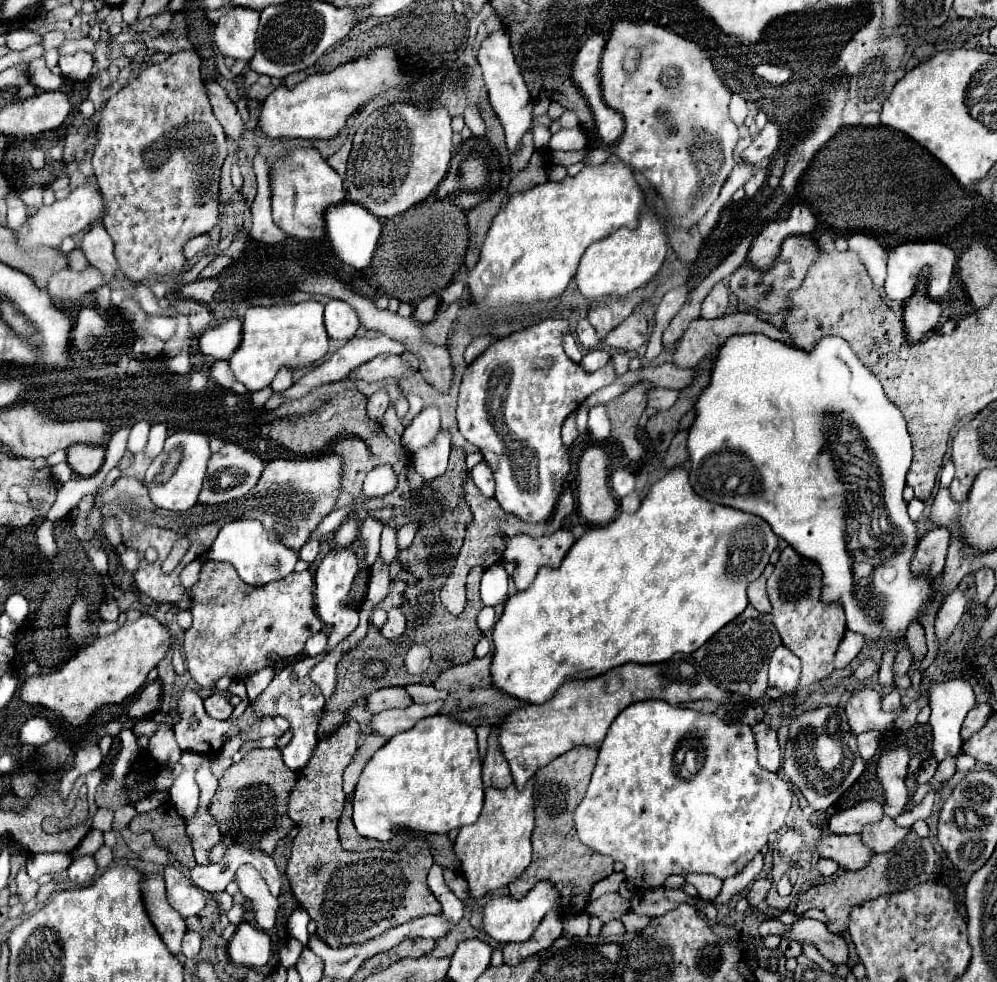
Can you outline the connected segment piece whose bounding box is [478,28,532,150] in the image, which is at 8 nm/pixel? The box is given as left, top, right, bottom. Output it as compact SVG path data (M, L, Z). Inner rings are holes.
M500 28L496 32L492 32L480 46L478 50L478 62L482 66L484 72L484 82L488 88L488 96L490 96L490 104L494 108L494 112L498 114L504 132L506 132L506 146L508 150L518 150L520 148L520 138L524 136L524 132L528 130L530 122L532 122L532 100L530 100L530 92L522 80L520 68L514 60L512 48L510 48L510 34L506 28Z

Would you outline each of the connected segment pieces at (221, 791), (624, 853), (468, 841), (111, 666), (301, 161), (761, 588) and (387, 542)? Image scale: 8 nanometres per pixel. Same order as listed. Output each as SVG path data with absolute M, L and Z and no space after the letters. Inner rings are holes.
M276 748L250 750L238 764L232 764L228 770L224 770L210 802L210 814L220 828L220 834L244 844L246 850L254 850L256 846L258 850L272 854L276 844L294 828L294 822L286 812L288 794L294 784L296 774L286 768L282 754Z
M644 700L644 702L634 702L628 708L624 708L616 716L612 726L608 728L608 734L606 734L604 742L600 744L598 762L596 762L588 792L586 792L584 800L580 802L578 810L574 812L574 824L576 824L578 838L588 848L592 848L594 852L606 854L616 862L622 862L626 880L630 880L638 890L646 892L646 890L656 890L656 888L664 886L666 878L672 876L672 874L682 874L682 876L684 874L714 874L718 878L728 878L728 876L734 876L734 874L742 872L742 868L762 850L762 846L766 846L770 834L780 830L780 826L784 824L784 818L790 810L790 804L792 804L792 790L790 790L788 782L784 782L778 774L768 772L758 764L756 740L754 740L754 734L752 734L750 726L726 724L714 714L684 710L684 708L678 708L678 706L670 706L662 700ZM676 754L680 756L682 768L686 768L690 772L690 776L674 776Z
M534 778L522 790L516 790L514 784L510 784L506 790L486 788L480 818L470 826L460 828L458 838L454 842L454 852L460 860L462 876L468 882L470 900L480 900L488 894L502 890L510 882L518 880L520 874L528 868L532 860L530 836L534 830L532 788Z
M142 614L136 622L126 622L110 636L94 638L88 646L78 650L64 668L46 674L32 676L24 682L20 696L32 696L30 704L42 704L52 710L66 726L84 726L90 716L108 704L120 704L132 696L144 682L146 674L164 658L170 648L170 632L158 624L150 614Z
M294 150L290 158L282 158L274 166L272 176L272 214L274 224L290 238L306 242L318 242L324 230L324 214L330 206L338 206L346 200L342 178L326 164L318 150Z
M768 564L766 570L762 572L762 576L760 576L756 582L752 582L750 588L748 588L748 600L750 600L750 604L752 604L758 612L770 612L770 610L772 610L770 600L768 600L768 596L766 596L766 580L768 580L770 574L772 574L772 564Z
M384 526L382 530L382 548L380 548L380 560L384 564L390 564L394 558L398 556L398 550L396 550L396 528L392 526Z

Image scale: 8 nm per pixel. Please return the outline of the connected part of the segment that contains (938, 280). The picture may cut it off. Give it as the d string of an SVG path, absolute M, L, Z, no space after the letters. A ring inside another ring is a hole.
M906 242L890 250L888 256L888 278L884 284L884 292L890 300L908 300L918 284L922 266L930 266L930 278L928 278L928 296L934 300L944 300L950 294L950 274L954 274L954 264L956 264L956 254L944 244L938 242Z

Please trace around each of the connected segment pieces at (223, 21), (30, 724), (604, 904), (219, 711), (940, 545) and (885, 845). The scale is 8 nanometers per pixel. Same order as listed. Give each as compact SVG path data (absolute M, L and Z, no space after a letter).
M230 6L214 28L214 46L230 58L250 60L256 52L256 30L260 12Z
M30 718L28 722L22 724L22 728L18 732L18 740L20 740L20 744L42 746L42 744L50 742L52 738L56 738L58 734L60 734L58 728L54 728L48 720L44 720L44 718Z
M618 892L612 894L604 894L598 900L592 900L586 908L588 916L598 916L602 922L610 922L610 920L618 920L622 914L630 912L632 904L630 900L622 898Z
M216 692L216 694L212 694L212 696L208 696L206 700L204 700L204 708L206 708L206 712L212 716L212 718L216 718L216 720L228 720L230 716L232 716L232 706L230 706L230 702L228 702L228 696L226 694L222 694L222 692Z
M946 528L935 529L920 538L916 556L912 560L914 570L930 570L936 578L944 570L951 534Z
M884 816L878 824L866 826L862 832L862 842L870 846L876 854L892 850L900 840L904 840L910 834L910 828L900 828L894 824L892 818Z

